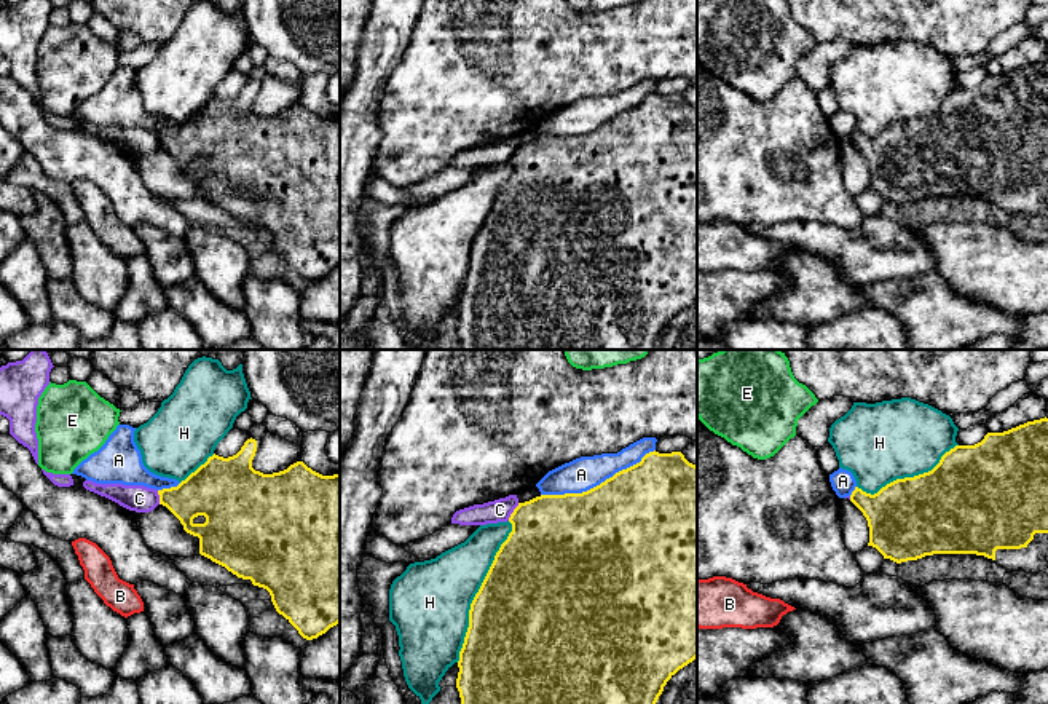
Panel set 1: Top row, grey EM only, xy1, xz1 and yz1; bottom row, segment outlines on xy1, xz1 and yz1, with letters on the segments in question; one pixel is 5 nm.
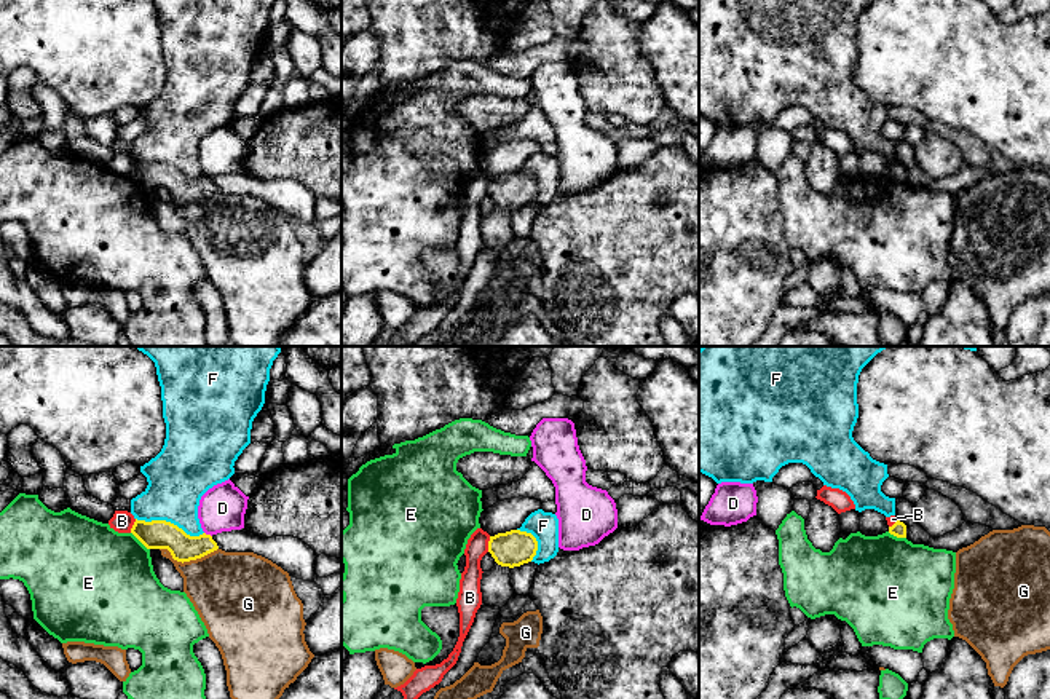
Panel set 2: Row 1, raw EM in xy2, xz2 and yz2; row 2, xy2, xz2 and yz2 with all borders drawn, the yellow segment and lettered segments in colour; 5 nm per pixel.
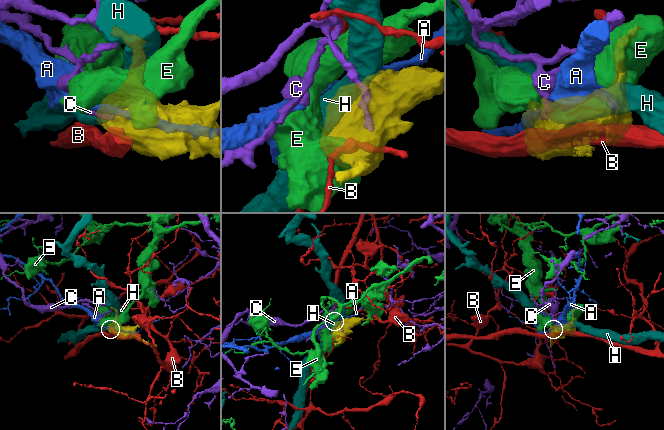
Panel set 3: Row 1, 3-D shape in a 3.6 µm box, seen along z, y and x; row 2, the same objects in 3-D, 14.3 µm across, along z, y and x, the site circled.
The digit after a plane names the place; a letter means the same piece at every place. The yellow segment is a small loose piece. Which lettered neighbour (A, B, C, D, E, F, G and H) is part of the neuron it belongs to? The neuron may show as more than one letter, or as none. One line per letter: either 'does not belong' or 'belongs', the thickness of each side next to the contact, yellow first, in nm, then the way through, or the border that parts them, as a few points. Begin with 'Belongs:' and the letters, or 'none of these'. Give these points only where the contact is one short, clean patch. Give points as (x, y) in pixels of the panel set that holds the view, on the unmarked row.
Belongs: none of these
A: does not belong; calibres 500 and 170 nm
B: does not belong; calibres 180 and 110 nm; border xz2 (490, 179), (487, 193)
C: does not belong; calibres 440 and 110 nm; border xz1 (519, 146), (508, 162)
D: does not belong; calibres 140 and 240 nm; border xy2 (205, 174), (211, 179)
E: does not belong; calibres 140 and 480 nm
F: does not belong; calibres 140 and 300 nm; border xy2 (136, 160), (169, 163), (190, 177), (203, 176)
G: does not belong; calibres 140 and 380 nm
H: does not belong; calibres 500 and 400 nm

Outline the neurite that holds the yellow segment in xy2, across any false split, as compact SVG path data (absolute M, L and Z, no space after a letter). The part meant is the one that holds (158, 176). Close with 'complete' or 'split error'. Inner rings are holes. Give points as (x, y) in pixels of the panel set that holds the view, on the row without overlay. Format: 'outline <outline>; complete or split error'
outline M137 163L131 176L147 192L168 192L174 203L190 204L201 201L219 192L211 177L190 179L177 168L166 163Z; complete

